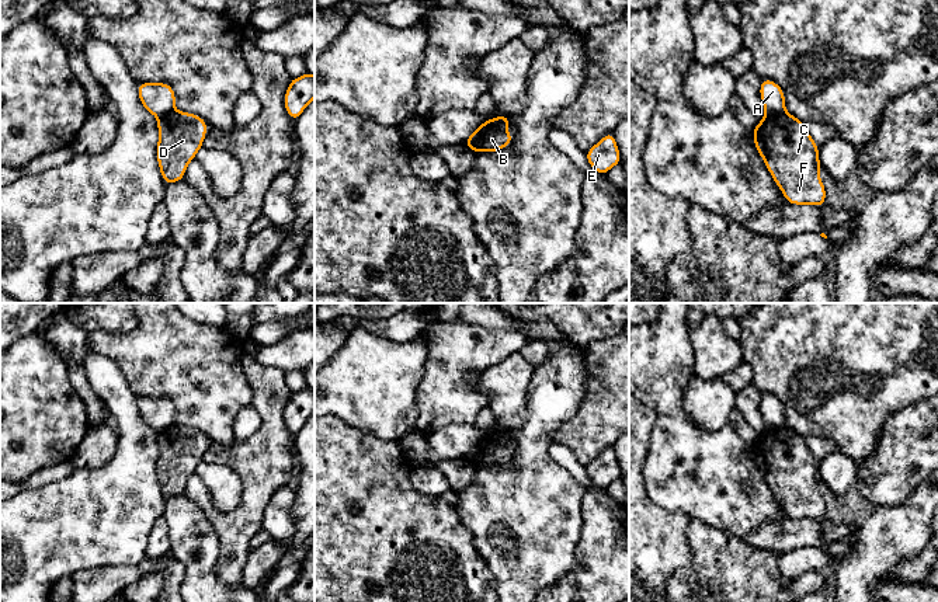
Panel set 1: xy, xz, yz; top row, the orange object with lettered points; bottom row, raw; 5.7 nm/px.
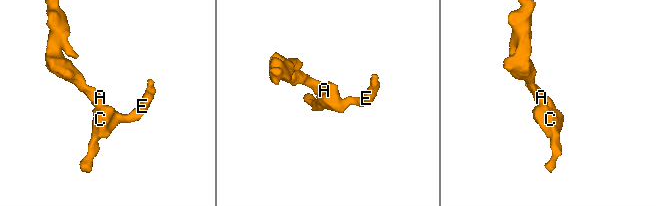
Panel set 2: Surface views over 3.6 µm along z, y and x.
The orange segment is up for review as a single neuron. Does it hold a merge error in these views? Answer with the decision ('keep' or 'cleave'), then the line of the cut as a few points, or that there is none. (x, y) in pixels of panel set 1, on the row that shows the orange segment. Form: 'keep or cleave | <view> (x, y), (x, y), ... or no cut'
cleave | xz (479, 128), (479, 136), (471, 148)

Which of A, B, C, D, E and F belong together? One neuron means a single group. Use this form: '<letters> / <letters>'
A / B C D E F

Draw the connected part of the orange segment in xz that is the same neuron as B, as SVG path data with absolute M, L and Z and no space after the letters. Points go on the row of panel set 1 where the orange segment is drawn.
M508 115L490 118L479 126L479 138L472 146L473 153L500 152L513 143L513 135L504 128L510 125Z

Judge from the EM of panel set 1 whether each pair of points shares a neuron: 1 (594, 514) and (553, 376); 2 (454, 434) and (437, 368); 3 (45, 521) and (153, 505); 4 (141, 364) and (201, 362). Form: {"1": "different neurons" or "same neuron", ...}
{"1": "different neurons", "2": "different neurons", "3": "same neuron", "4": "same neuron"}

